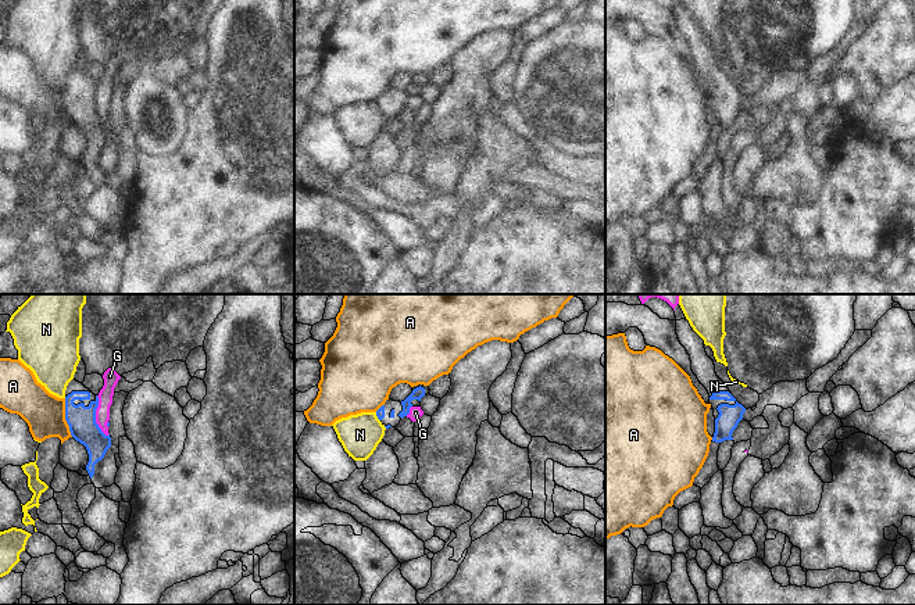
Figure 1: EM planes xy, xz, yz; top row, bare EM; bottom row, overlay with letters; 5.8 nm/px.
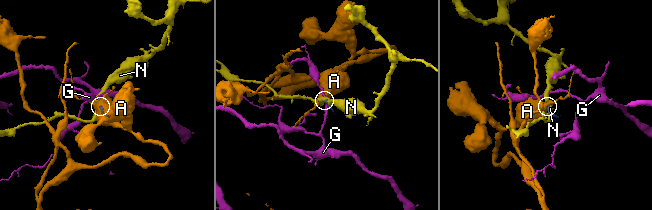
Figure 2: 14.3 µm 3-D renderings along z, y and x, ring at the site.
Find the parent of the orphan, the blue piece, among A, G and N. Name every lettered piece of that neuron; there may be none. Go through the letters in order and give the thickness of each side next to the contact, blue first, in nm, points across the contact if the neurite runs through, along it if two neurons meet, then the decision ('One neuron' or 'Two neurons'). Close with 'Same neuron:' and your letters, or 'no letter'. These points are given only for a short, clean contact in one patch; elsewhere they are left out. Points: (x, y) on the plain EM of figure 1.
A: Thickness 160 nm (blue) against 240 nm. Boundary: xy (64, 88), (64, 108), (72, 125). Two neurons
G: Thickness 160 nm (blue) against 90 nm. Boundary: xy (96, 85), (96, 113), (107, 125). Two neurons
N: Thickness 50 nm (blue) against 240 nm. Boundary: xz (375, 101), (379, 110). Two neurons
Same neuron: no letter

